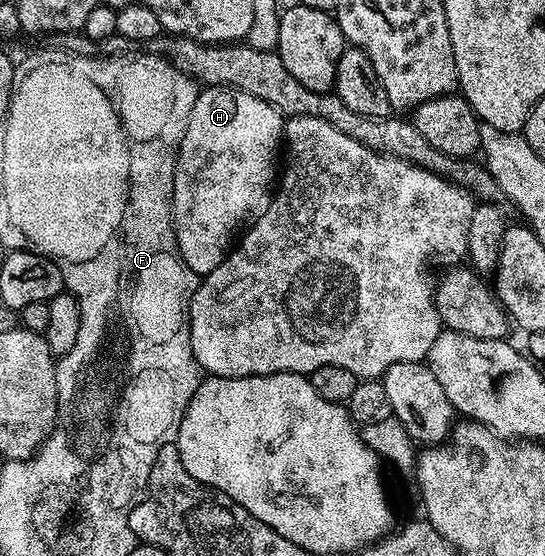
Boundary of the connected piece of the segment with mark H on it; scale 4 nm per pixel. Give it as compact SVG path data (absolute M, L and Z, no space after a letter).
M206 86L199 91L174 162L174 240L182 261L199 278L216 270L235 247L239 233L268 210L280 176L283 144L284 117L273 105L239 88Z

